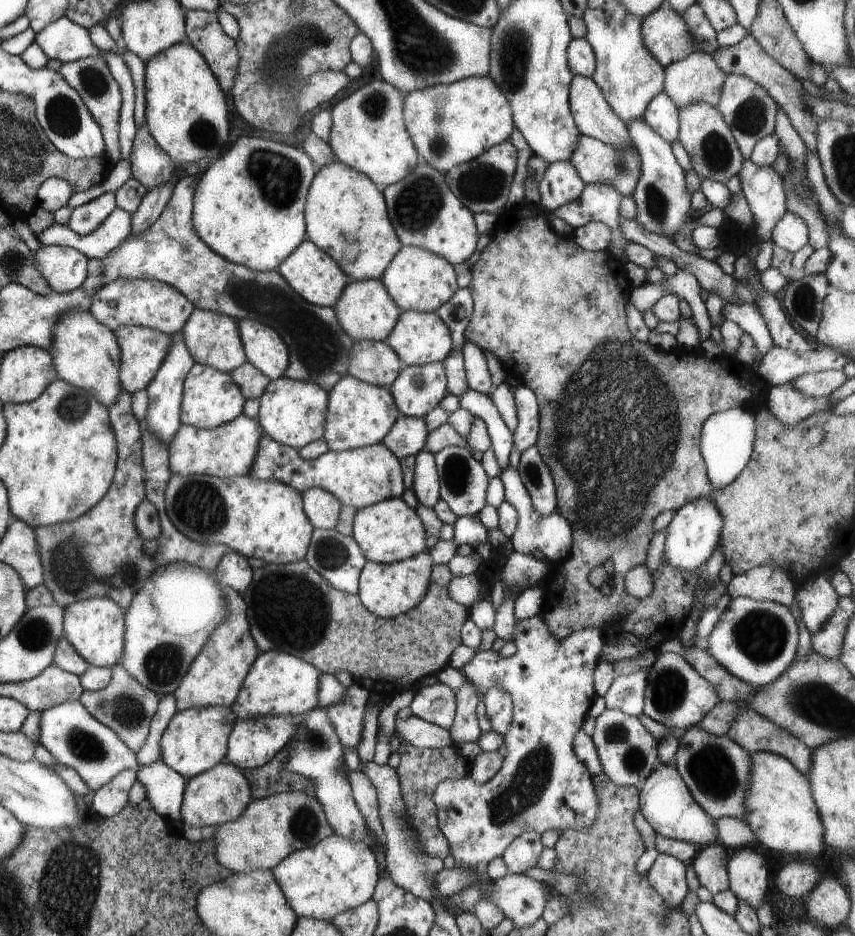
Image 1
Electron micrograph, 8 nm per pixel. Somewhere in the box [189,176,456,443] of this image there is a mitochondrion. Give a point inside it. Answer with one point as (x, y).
(305, 332)

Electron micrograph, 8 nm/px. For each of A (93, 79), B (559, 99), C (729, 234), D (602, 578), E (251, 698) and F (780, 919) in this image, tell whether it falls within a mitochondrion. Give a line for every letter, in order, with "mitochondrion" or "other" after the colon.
A: mitochondrion
B: other
C: other
D: mitochondrion
E: other
F: other

